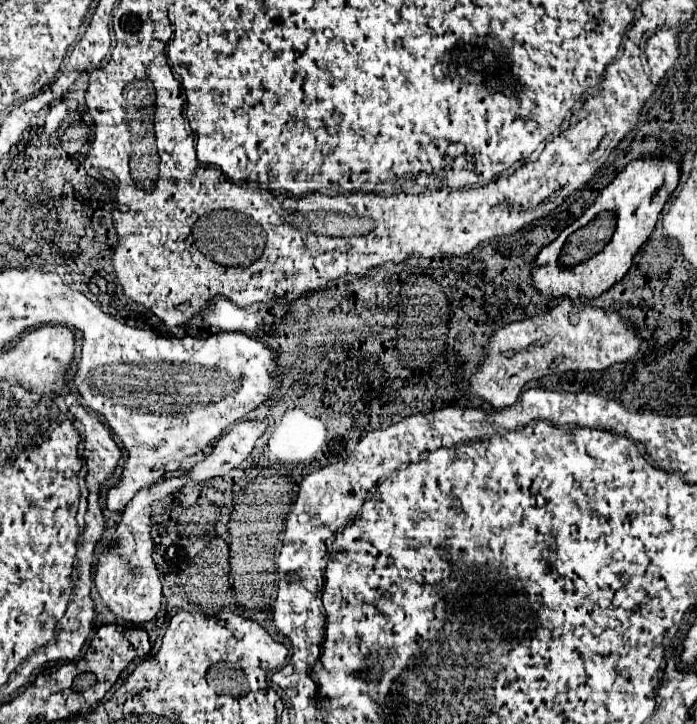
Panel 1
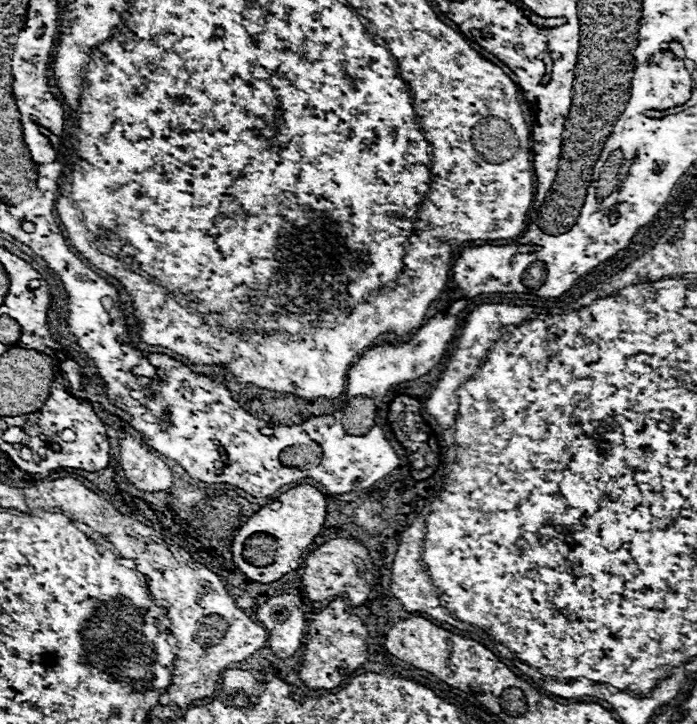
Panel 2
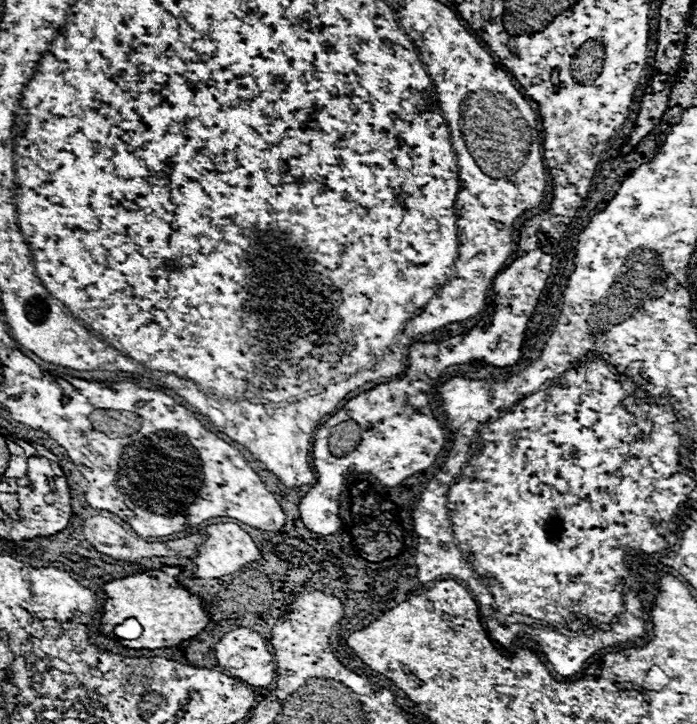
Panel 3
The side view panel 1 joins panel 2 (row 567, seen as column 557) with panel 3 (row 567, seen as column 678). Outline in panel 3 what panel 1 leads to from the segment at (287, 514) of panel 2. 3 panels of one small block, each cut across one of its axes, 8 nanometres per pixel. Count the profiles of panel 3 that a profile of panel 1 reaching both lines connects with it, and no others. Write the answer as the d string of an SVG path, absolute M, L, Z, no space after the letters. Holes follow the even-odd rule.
M166 566L166 568L160 568L160 570L150 570L150 572L144 572L144 574L136 574L136 576L128 576L128 578L120 578L120 580L112 580L112 582L108 582L108 584L104 584L104 594L106 594L106 600L104 600L104 606L102 606L102 620L100 620L100 632L102 634L106 634L106 632L112 632L112 628L116 626L116 624L120 624L120 622L124 622L126 618L136 618L140 624L142 624L142 628L144 628L144 634L138 638L138 640L128 640L126 644L122 644L122 646L126 646L126 648L132 648L132 650L156 650L156 648L170 648L170 646L176 646L176 644L180 644L182 640L188 640L188 638L192 638L192 636L196 636L206 624L208 624L208 616L206 616L206 612L204 612L204 608L202 608L202 600L198 598L198 596L192 596L192 594L188 594L186 590L182 590L182 588L176 588L176 576L180 574L180 568L174 568L174 566Z

